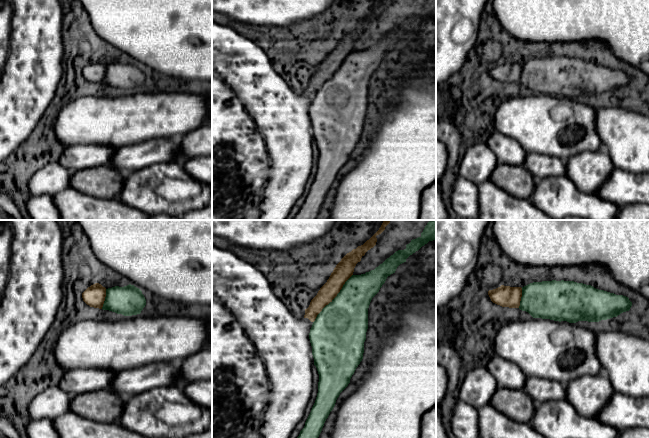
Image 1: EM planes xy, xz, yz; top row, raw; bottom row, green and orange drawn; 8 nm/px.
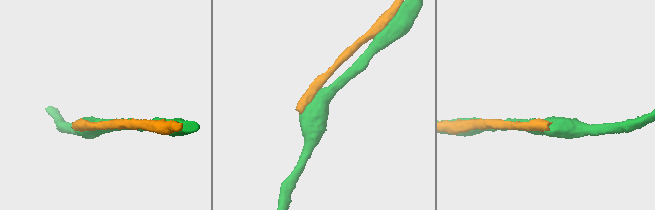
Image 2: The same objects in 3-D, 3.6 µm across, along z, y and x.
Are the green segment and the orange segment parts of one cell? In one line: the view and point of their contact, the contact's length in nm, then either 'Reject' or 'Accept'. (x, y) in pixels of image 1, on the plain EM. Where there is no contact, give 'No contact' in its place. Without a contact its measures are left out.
Touches green at xz (334, 74). Shared border 500 nm. Reject

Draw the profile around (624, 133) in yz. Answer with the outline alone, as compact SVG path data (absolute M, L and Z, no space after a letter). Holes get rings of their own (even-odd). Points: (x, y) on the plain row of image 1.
M597 104L596 130L615 168L635 174L649 173L649 116L640 114L639 108Z

